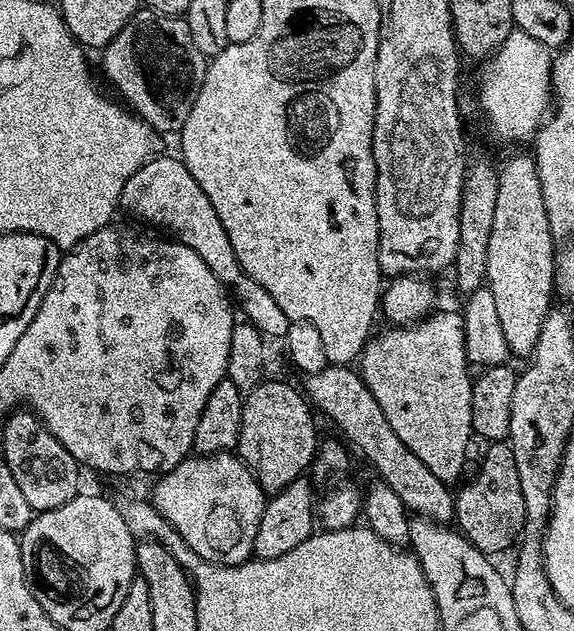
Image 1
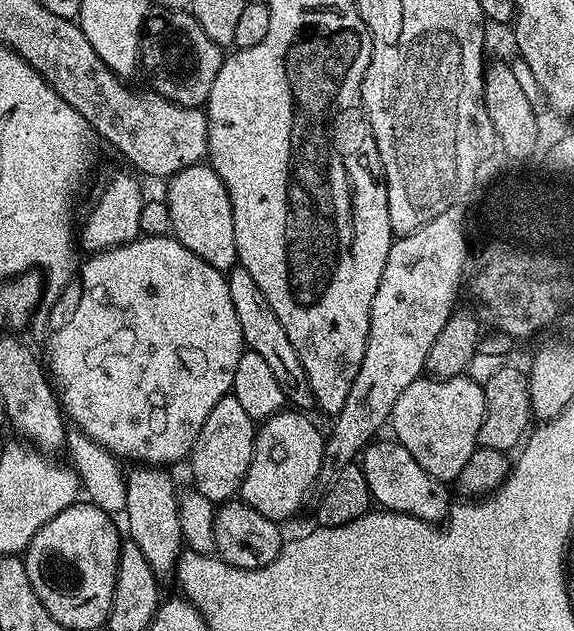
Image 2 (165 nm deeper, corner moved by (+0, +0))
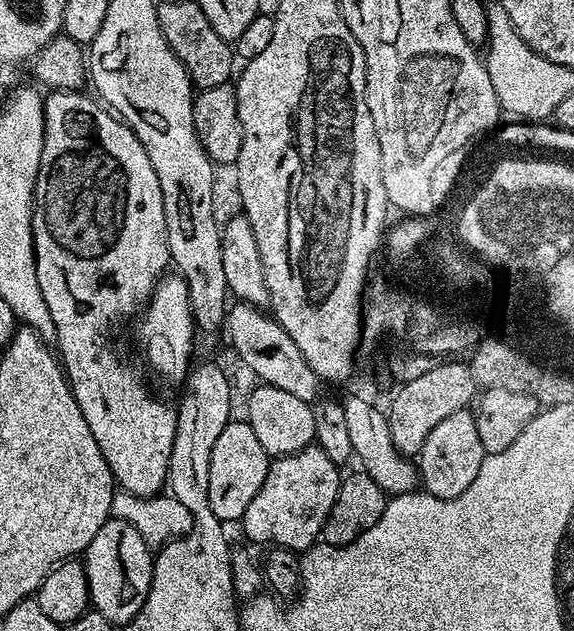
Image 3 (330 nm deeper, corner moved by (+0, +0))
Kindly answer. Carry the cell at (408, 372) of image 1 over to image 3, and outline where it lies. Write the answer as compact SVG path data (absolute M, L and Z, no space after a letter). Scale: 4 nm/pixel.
M471 411L455 412L450 414L450 418L442 418L418 453L418 471L423 491L443 500L458 498L458 494L462 494L462 490L466 490L466 486L478 478L485 455L482 438L478 438L476 417Z

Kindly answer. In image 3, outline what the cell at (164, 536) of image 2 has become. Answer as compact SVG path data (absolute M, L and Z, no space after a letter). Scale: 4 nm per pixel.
M52 90L44 96L44 145L42 158L38 166L34 207L32 209L32 241L36 251L36 273L38 286L42 290L42 298L46 302L46 310L50 310L50 318L56 331L55 345L62 359L62 367L72 387L74 398L78 402L78 410L86 418L86 426L90 426L90 434L94 434L94 442L98 442L98 450L102 450L102 458L106 458L106 466L110 466L112 479L123 491L135 496L158 496L165 491L170 466L170 454L174 446L176 433L176 408L166 401L159 400L144 385L140 372L132 364L127 364L112 349L112 320L124 320L127 316L135 317L152 299L152 292L160 277L169 271L172 255L166 238L166 210L162 206L162 186L158 182L158 174L154 174L154 166L150 166L150 158L146 158L146 150L142 142L133 134L132 129L117 118L99 99L91 95L83 96L80 90Z

